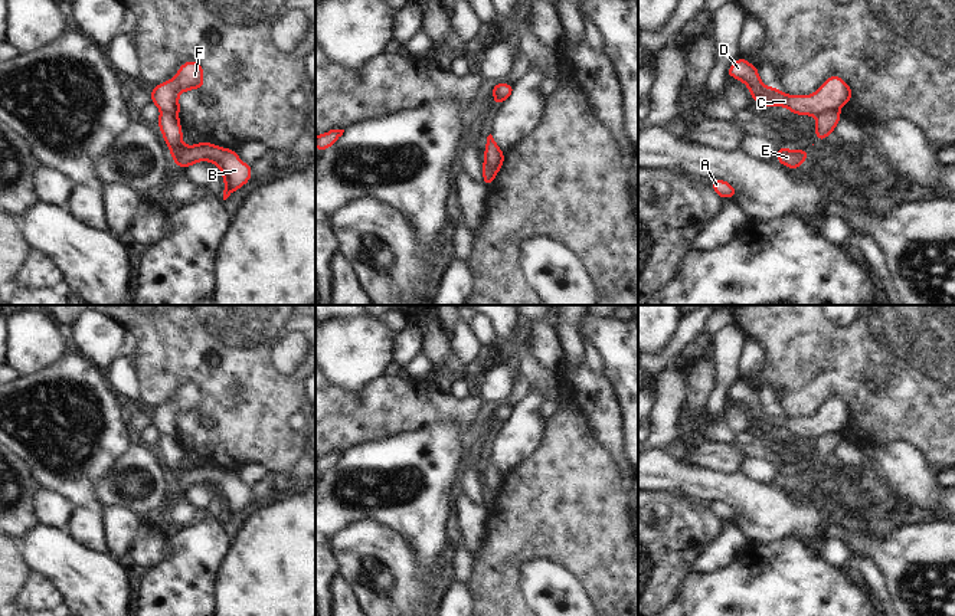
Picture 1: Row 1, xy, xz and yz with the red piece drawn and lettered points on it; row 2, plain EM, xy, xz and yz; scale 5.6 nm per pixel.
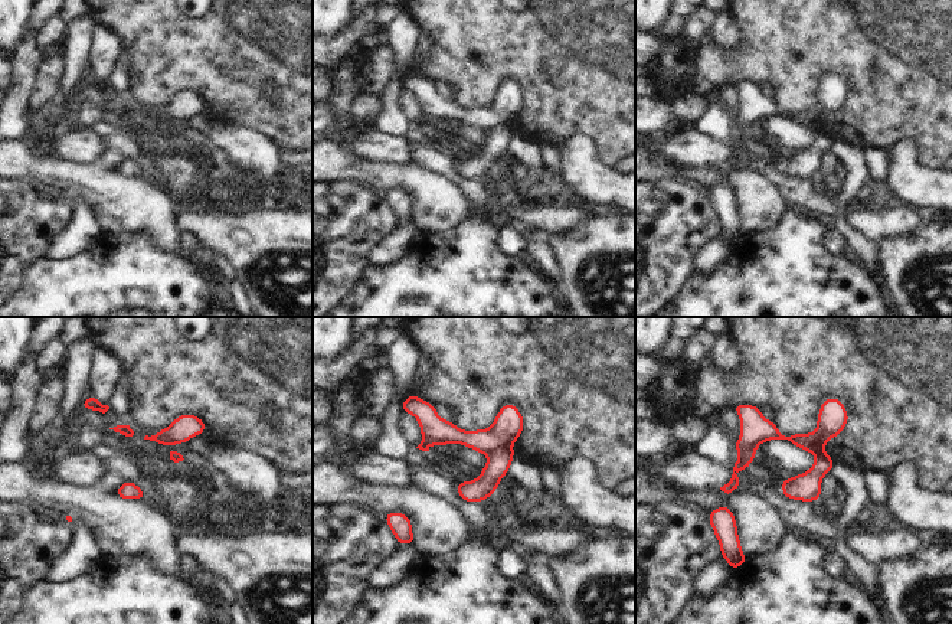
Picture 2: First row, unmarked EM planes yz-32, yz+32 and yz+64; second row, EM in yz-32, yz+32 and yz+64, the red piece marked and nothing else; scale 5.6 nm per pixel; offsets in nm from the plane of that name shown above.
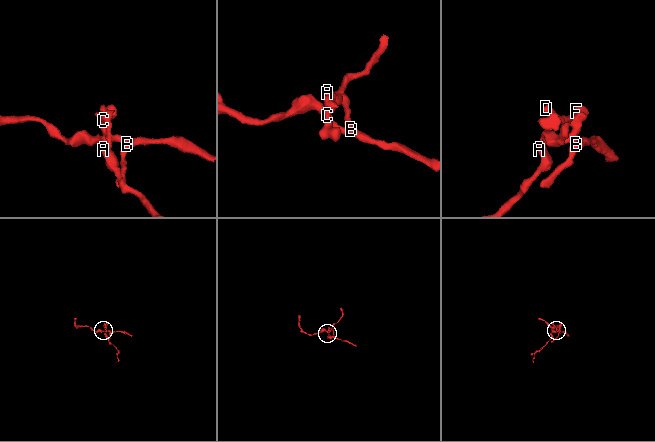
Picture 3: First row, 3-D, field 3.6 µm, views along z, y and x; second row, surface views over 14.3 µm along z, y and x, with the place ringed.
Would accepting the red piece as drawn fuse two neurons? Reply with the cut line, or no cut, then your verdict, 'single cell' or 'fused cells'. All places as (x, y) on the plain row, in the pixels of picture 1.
yz (839, 431), (830, 431), (815, 439) | fused cells

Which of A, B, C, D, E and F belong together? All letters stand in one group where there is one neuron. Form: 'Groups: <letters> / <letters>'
Groups: A C D F / B E.

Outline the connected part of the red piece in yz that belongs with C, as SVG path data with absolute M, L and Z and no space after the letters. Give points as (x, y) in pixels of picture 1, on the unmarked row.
M742 379L730 387L726 399L732 399L745 406L750 413L750 422L755 422L758 426L769 430L782 429L795 438L804 439L818 439L830 432L840 432L841 427L850 426L853 419L853 410L838 397L827 400L811 417L798 419L781 415L776 409L763 407L758 389L749 386Z

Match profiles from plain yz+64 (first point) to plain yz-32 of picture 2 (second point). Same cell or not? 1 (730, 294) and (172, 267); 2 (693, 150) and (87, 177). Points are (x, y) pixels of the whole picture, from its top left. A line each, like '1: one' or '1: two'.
1: one
2: two

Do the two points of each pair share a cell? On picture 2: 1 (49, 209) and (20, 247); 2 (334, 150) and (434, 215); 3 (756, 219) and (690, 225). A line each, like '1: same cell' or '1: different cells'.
1: same cell
2: same cell
3: different cells

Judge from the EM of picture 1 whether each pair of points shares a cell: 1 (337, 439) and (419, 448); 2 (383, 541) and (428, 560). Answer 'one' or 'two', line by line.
1: two
2: two

